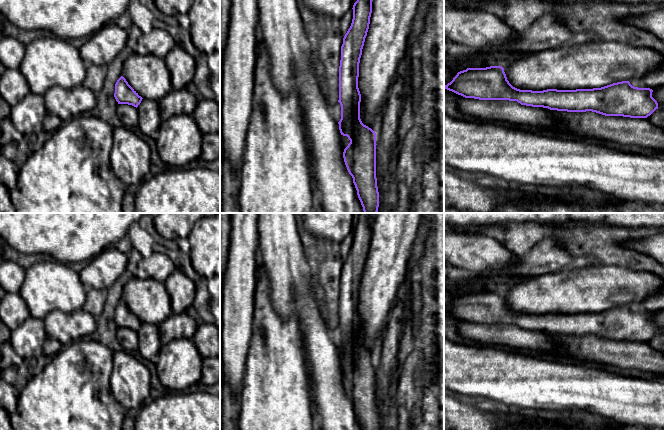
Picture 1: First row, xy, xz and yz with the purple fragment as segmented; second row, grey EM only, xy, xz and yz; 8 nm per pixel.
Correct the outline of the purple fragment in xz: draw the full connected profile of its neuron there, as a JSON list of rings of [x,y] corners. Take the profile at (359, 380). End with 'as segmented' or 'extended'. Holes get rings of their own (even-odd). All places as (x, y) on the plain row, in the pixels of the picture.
[[[360,213],[353,229],[353,243],[343,262],[339,290],[341,359],[350,364],[343,382],[362,430],[379,430],[376,402],[376,357],[360,343],[361,318],[358,312],[359,287],[370,248],[372,213]]]; as segmented

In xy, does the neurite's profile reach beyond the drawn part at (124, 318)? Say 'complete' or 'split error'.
complete

